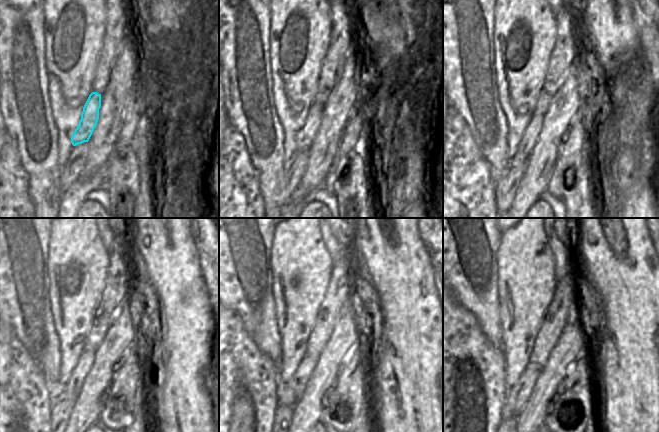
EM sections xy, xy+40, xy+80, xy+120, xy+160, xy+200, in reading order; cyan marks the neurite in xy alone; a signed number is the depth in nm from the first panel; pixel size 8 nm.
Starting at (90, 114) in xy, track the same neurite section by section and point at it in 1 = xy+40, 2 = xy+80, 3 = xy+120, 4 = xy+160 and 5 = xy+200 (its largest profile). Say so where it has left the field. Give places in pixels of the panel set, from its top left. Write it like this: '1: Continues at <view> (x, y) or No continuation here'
1: Continues at xy+40 (305, 137)
2: Continues at xy+80 (529, 138)
3: Continues at xy+120 (73, 385)
4: Continues at xy+160 (291, 392)
5: Continues at xy+200 (517, 396)

